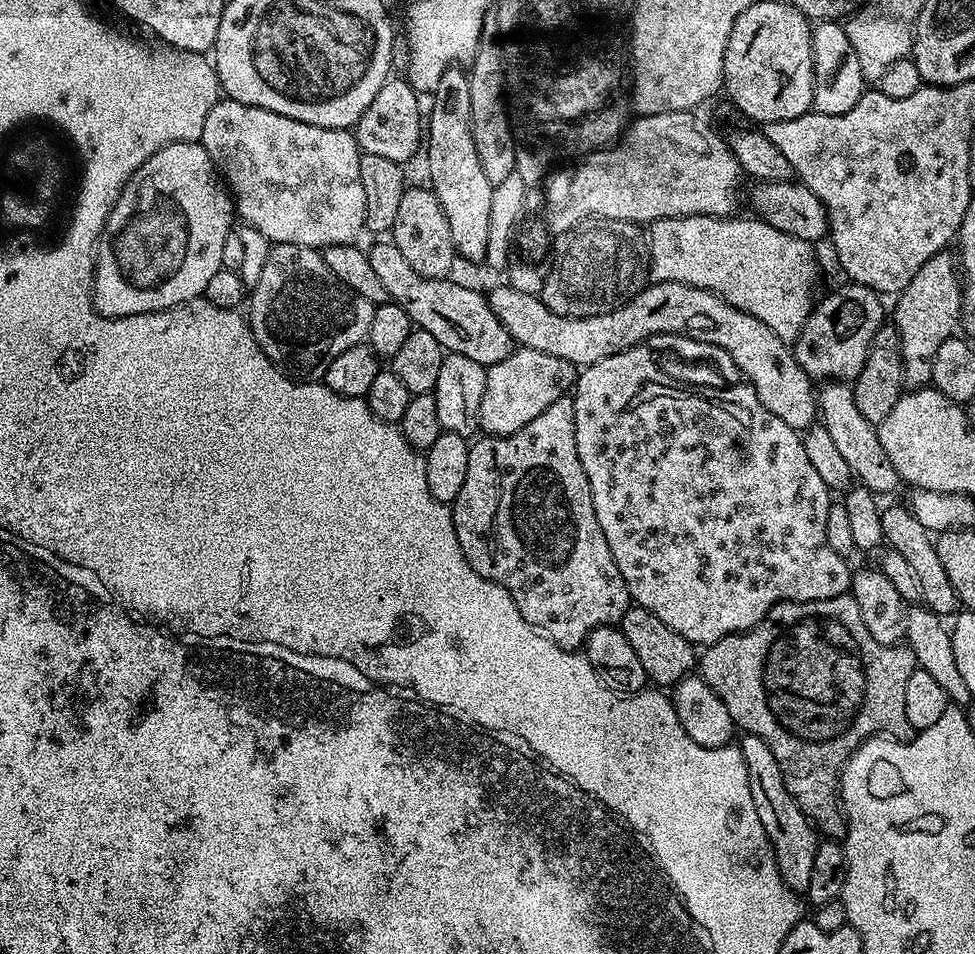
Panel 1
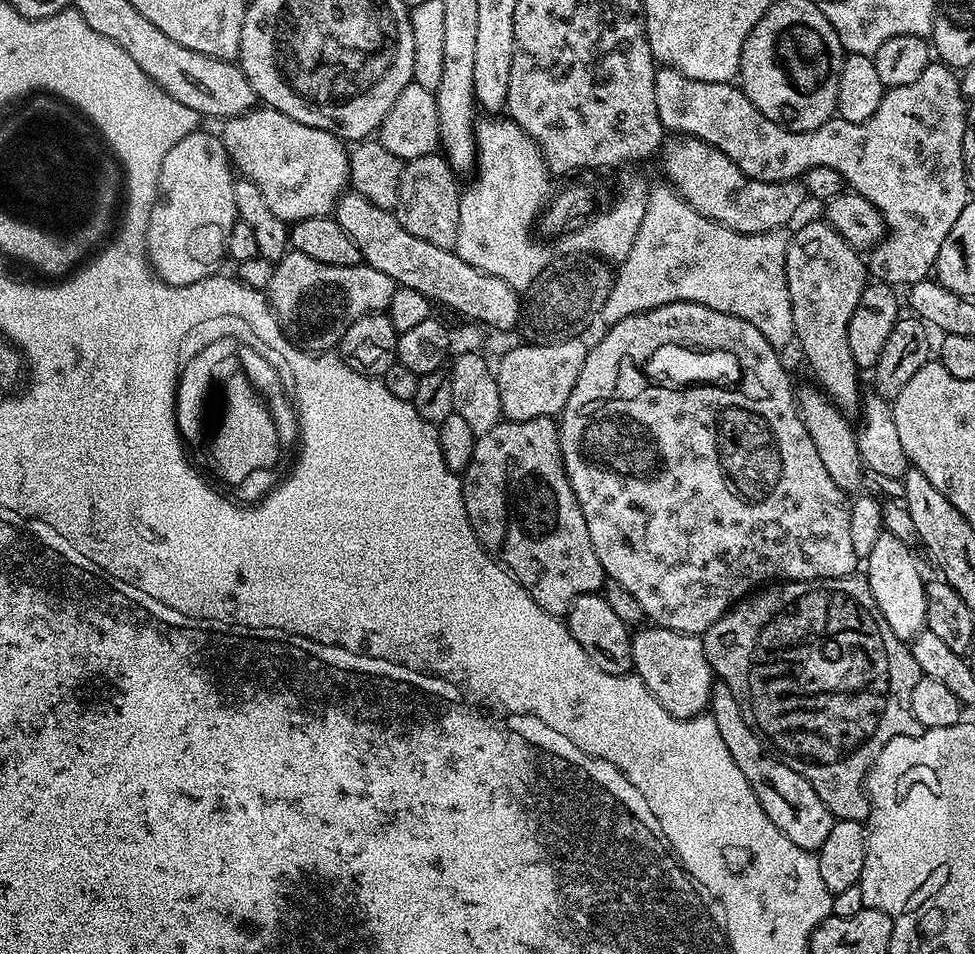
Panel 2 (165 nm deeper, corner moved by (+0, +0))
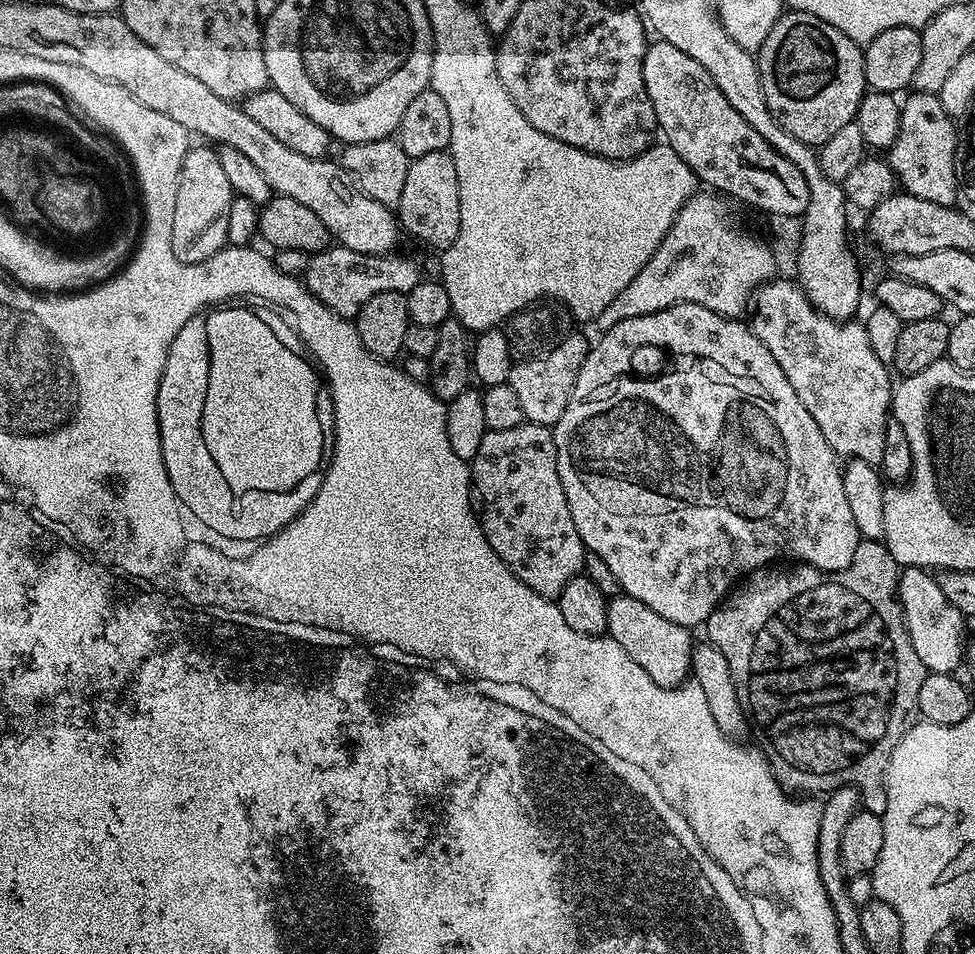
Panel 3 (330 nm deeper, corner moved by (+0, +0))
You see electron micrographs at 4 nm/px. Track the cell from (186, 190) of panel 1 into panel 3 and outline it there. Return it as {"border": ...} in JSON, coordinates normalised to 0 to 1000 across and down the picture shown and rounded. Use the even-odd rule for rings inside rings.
{"border":[[[194,154],[183,187],[183,203],[178,212],[176,257],[178,266],[189,277],[199,277],[215,270],[234,256],[236,212],[240,204],[236,187],[228,179],[221,154]]]}

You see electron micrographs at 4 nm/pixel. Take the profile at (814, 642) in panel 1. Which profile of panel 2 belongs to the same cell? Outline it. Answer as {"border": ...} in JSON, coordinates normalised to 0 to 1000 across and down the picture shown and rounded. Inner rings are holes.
{"border":[[[875,602],[864,606],[850,608],[809,608],[807,610],[792,610],[787,614],[766,624],[758,634],[752,636],[732,656],[728,656],[720,664],[724,694],[728,694],[731,705],[736,710],[737,716],[749,719],[757,741],[761,743],[761,753],[775,766],[775,770],[784,777],[785,781],[799,796],[803,797],[810,807],[818,807],[831,824],[847,841],[851,853],[857,860],[889,861],[891,853],[890,836],[888,833],[888,819],[890,806],[905,790],[909,778],[922,771],[944,771],[949,763],[944,760],[942,753],[937,753],[937,744],[933,740],[933,732],[937,727],[937,719],[942,719],[945,711],[942,694],[937,694],[934,678],[928,672],[922,671],[909,656],[909,648],[905,648],[905,639],[901,639],[901,631],[896,631],[896,623],[892,623],[889,603]]]}

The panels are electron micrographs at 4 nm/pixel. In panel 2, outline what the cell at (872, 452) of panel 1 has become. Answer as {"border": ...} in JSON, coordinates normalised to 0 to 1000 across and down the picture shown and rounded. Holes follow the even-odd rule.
{"border":[[[838,229],[830,235],[825,235],[815,244],[811,244],[806,262],[806,296],[810,304],[810,317],[814,325],[815,360],[821,361],[825,368],[825,377],[837,396],[836,401],[863,432],[874,434],[884,423],[884,410],[880,387],[876,379],[876,371],[872,371],[872,354],[870,353],[870,339],[876,325],[882,320],[882,310],[886,307],[888,297],[888,273],[883,265],[859,245],[852,235]]]}

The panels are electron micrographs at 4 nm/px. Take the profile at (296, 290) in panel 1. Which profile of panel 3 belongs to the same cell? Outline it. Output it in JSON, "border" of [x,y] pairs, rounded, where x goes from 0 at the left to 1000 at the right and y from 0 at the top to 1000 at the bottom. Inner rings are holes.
{"border":[[[337,258],[317,271],[310,297],[332,318],[333,323],[343,325],[343,329],[364,333],[371,325],[371,321],[375,321],[375,317],[384,312],[384,308],[416,308],[425,304],[425,300],[429,300],[433,291],[430,279],[418,268],[406,267],[371,266],[352,258]]]}

